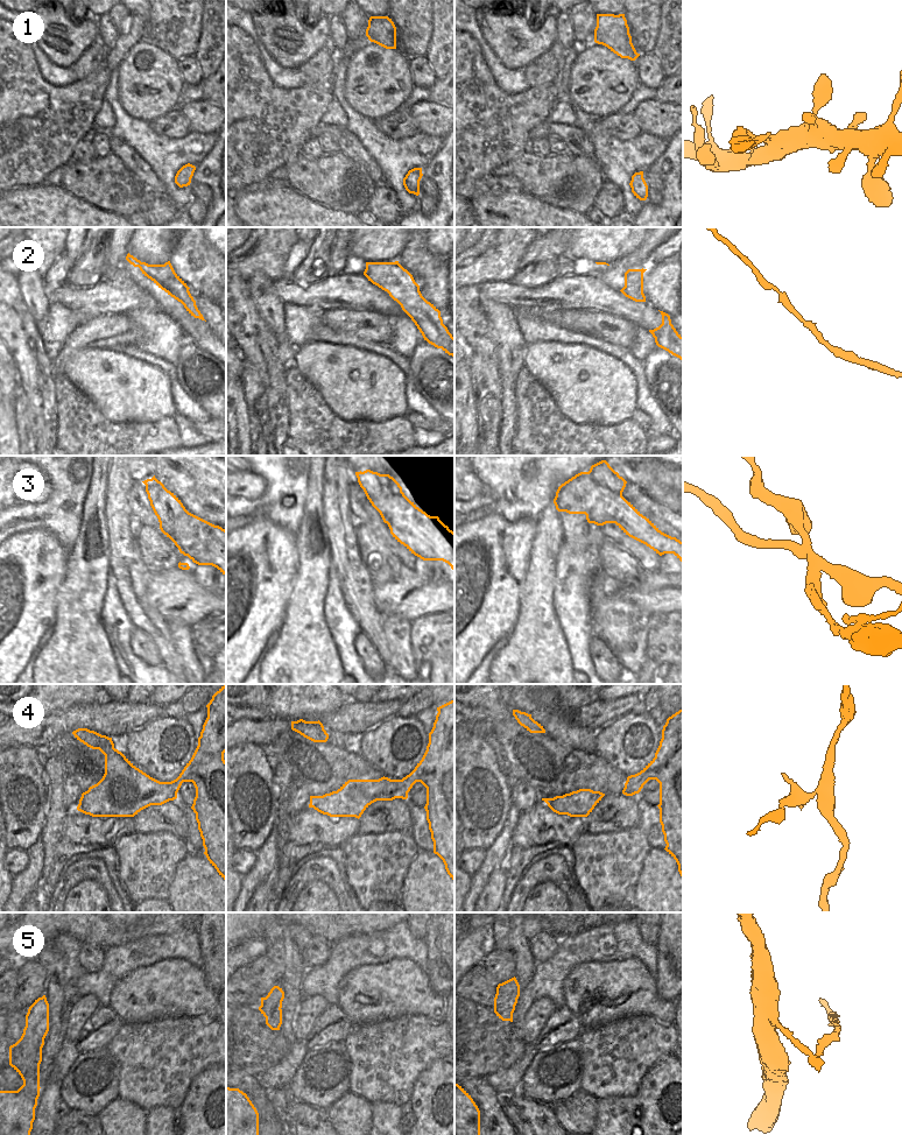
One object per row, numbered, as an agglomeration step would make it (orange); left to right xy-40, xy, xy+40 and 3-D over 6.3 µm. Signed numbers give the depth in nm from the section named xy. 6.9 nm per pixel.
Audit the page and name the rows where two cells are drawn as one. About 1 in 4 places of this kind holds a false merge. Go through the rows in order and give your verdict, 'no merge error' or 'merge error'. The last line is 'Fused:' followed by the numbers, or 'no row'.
1: no merge error
2: no merge error
3: merge error
4: no merge error
5: merge error
Fused: 3, 5

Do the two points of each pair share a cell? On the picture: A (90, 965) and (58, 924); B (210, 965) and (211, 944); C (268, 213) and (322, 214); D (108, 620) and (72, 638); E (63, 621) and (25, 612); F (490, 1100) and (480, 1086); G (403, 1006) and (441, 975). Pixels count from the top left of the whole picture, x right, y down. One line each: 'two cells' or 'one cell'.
A: two cells
B: one cell
C: one cell
D: two cells
E: two cells
F: one cell
G: two cells

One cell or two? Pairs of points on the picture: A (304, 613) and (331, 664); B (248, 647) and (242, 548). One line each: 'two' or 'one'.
A: one
B: one

